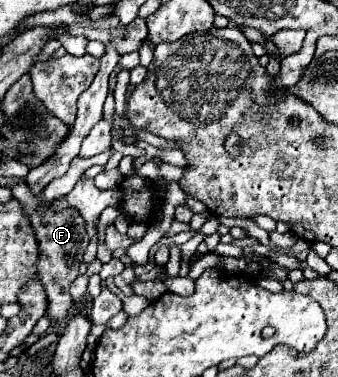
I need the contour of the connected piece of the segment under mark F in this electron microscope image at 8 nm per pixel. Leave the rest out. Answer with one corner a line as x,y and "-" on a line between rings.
65,209
61,213
45,211
45,213
35,213
31,217
31,225
33,225
37,239
39,239
41,257
37,261
37,269
39,269
45,293
47,293
47,317
51,321
67,319
69,313
75,309
75,301
71,299
69,285
79,275
83,253
89,245
89,237
85,233
83,219
77,209

